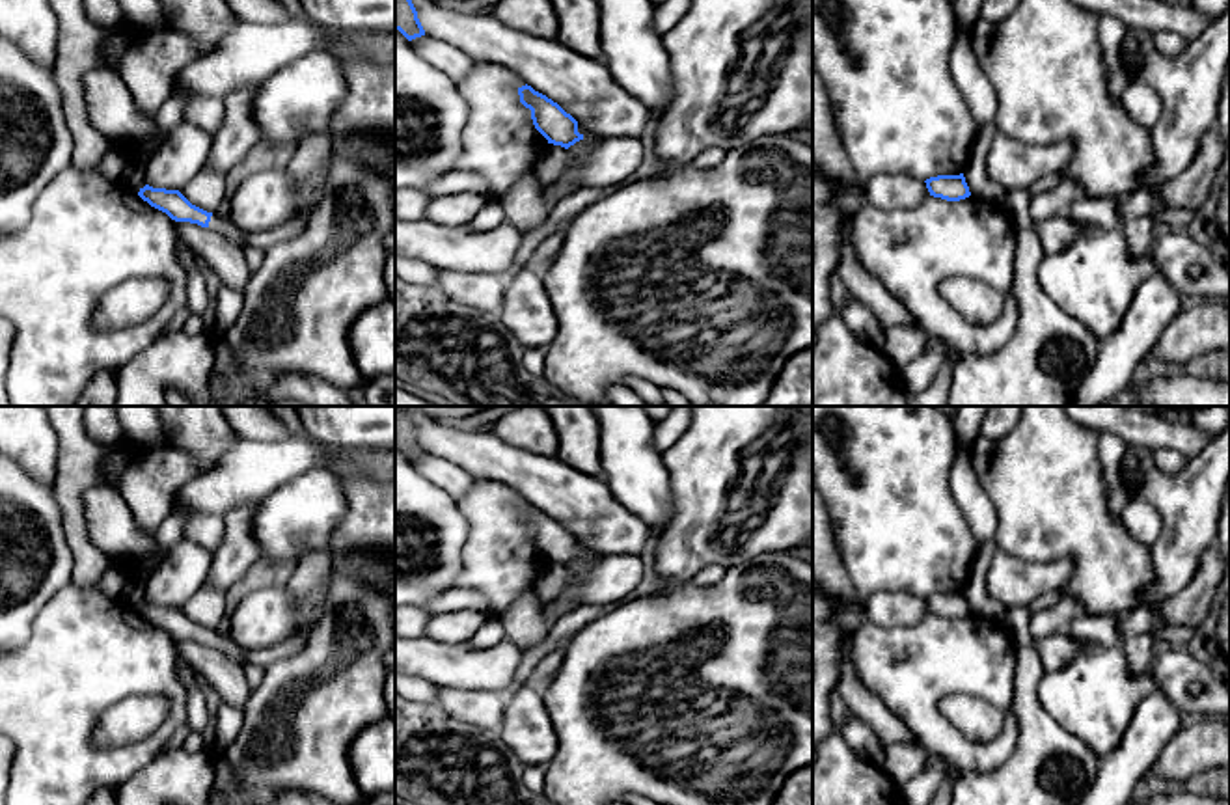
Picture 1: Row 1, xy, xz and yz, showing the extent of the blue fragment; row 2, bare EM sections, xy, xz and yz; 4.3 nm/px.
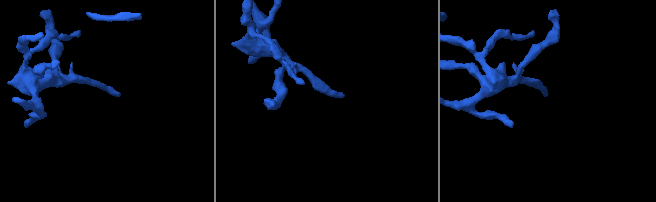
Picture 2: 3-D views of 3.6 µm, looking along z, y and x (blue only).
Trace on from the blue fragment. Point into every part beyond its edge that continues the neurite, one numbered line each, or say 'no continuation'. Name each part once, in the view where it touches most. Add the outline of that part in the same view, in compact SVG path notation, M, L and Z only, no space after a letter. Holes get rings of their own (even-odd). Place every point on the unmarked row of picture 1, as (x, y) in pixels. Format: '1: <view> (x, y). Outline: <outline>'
1: xy (218, 640). Outline: M212 630L209 647L222 650L229 660L244 667L246 650L239 648L227 632Z

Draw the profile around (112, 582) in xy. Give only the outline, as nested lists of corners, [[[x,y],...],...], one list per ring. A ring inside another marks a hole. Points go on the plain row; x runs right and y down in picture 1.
[[[110,563],[110,566],[106,568],[106,572],[102,574],[99,587],[112,598],[121,598],[121,593],[125,589],[127,583],[127,574]]]

